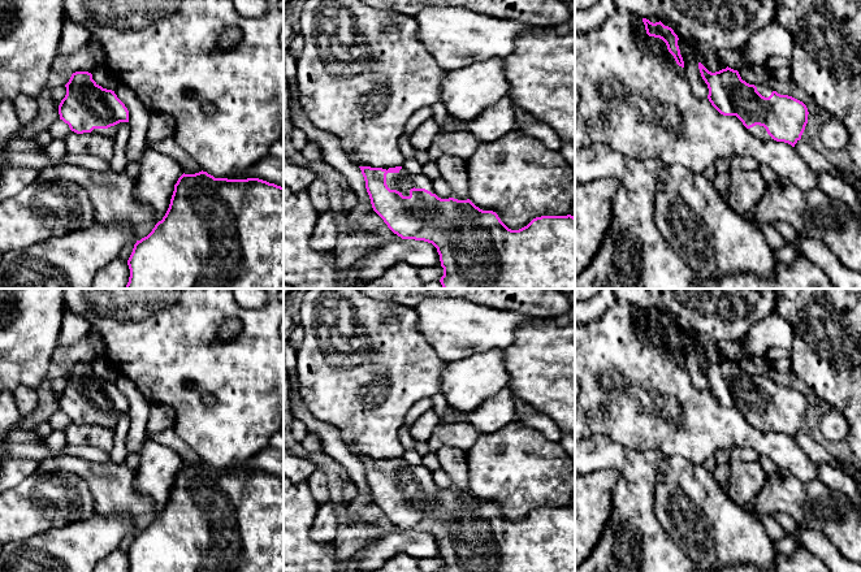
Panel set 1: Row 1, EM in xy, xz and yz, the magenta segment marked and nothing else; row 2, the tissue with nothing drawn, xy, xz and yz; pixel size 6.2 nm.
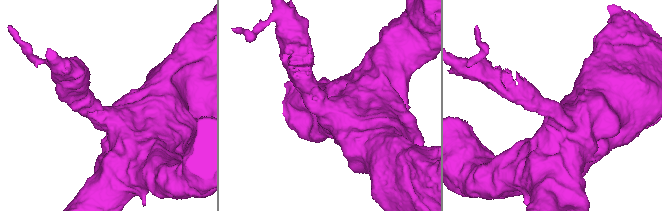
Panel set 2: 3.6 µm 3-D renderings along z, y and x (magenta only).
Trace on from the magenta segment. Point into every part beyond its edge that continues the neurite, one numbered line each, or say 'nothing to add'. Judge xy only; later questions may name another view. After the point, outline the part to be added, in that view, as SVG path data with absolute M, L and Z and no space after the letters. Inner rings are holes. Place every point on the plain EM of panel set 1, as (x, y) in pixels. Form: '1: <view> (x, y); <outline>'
1: xy (111, 423); M116 416L114 417L111 417L108 420L94 420L91 422L91 425L105 426L105 428L109 428L109 429L112 429L114 432L116 430Z

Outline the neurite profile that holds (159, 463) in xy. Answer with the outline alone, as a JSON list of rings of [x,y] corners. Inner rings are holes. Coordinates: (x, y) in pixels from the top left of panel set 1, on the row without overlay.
[[[151,438],[143,445],[134,488],[153,502],[156,514],[165,507],[174,476],[182,465],[183,459],[173,447]]]

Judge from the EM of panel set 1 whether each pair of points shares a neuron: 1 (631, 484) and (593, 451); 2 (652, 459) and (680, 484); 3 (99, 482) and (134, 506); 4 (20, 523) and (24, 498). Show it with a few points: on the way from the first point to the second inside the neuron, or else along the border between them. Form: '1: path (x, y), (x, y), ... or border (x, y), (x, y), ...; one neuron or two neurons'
1: path (627, 472), (605, 453); one neuron
2: border (666, 456), (658, 464), (658, 481), (654, 493); two neurons
3: path (108, 485), (125, 499); one neuron
4: path (20, 516), (24, 505); one neuron

